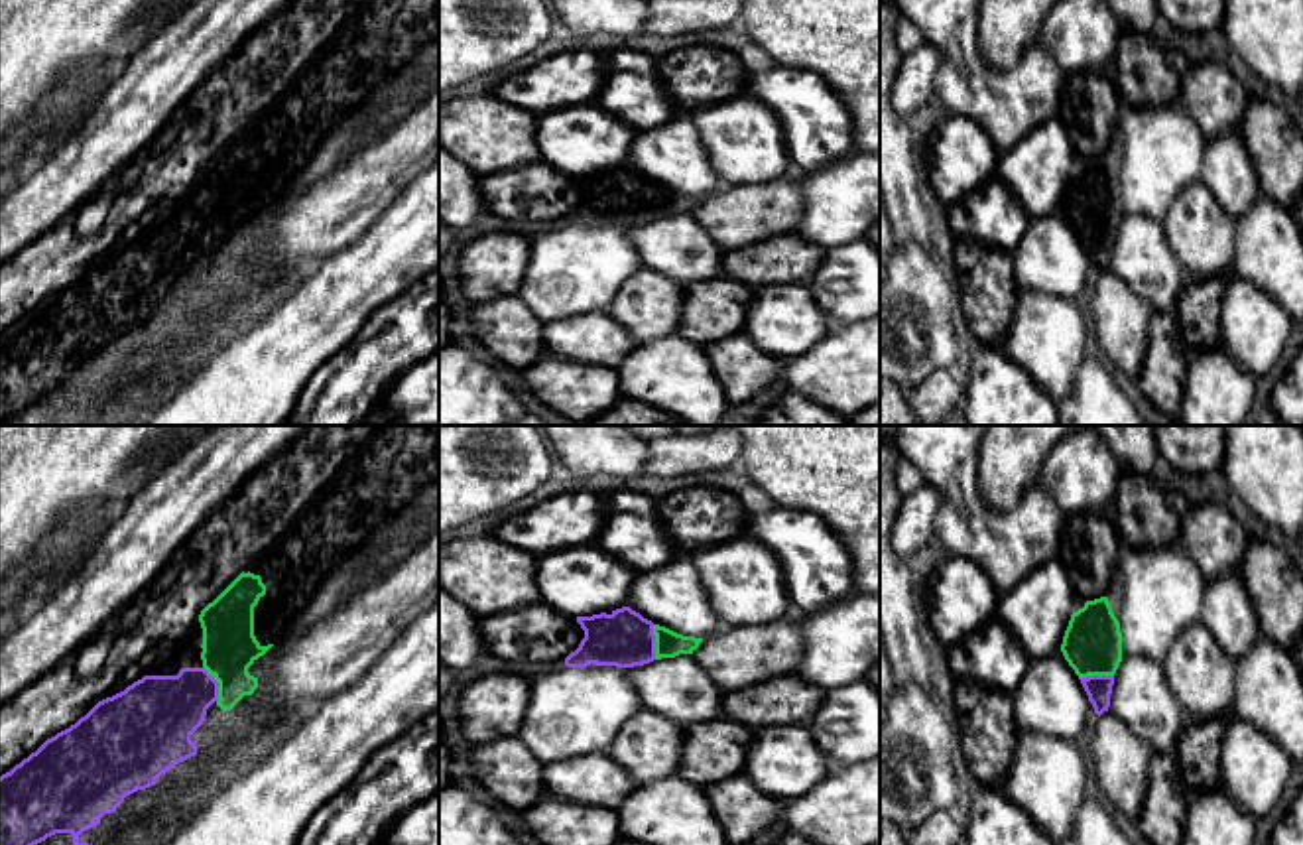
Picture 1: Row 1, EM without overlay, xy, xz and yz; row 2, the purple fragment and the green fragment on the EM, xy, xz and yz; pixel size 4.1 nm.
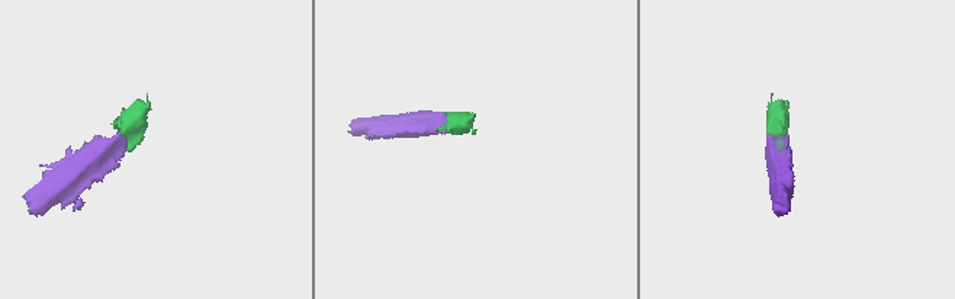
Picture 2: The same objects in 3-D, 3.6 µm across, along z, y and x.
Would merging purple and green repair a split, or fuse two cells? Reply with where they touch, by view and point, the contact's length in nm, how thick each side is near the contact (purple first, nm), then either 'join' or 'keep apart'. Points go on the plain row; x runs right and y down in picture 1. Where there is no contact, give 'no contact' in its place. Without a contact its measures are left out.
meets purple in xy at (217, 243); contact 160 nm long; 300 nm thick on the purple side, 220 nm on the other; join

